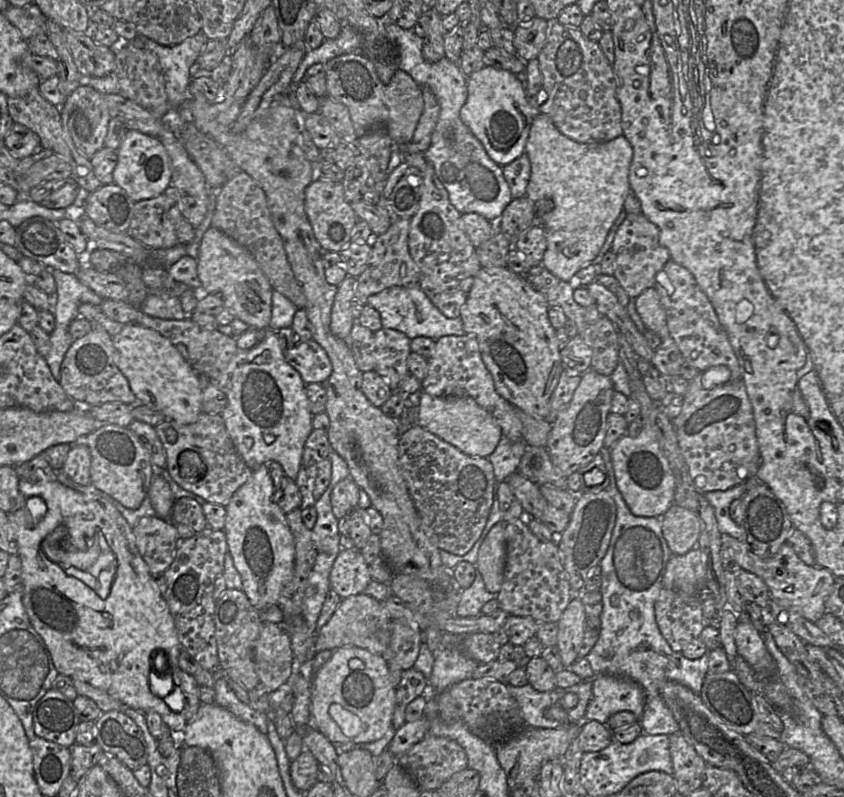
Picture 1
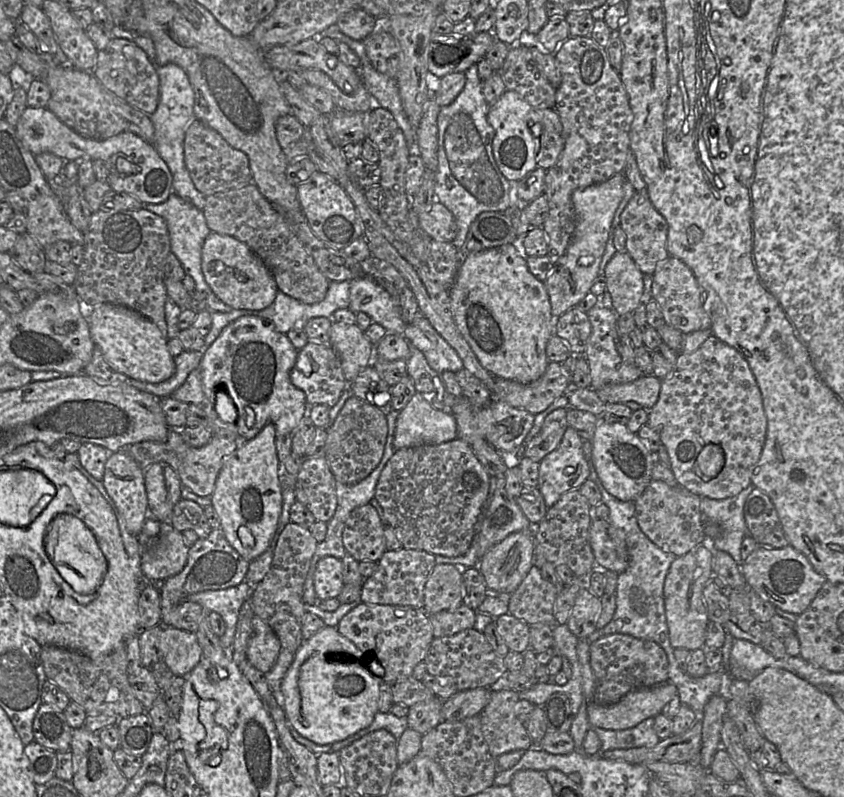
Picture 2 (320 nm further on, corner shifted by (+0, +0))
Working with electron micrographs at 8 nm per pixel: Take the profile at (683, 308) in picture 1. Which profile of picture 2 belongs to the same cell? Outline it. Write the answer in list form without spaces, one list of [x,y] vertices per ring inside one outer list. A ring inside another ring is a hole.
[[[669,256],[658,262],[651,284],[652,298],[658,303],[665,324],[683,335],[711,328],[711,319],[703,307],[703,292],[692,270],[679,258]]]

